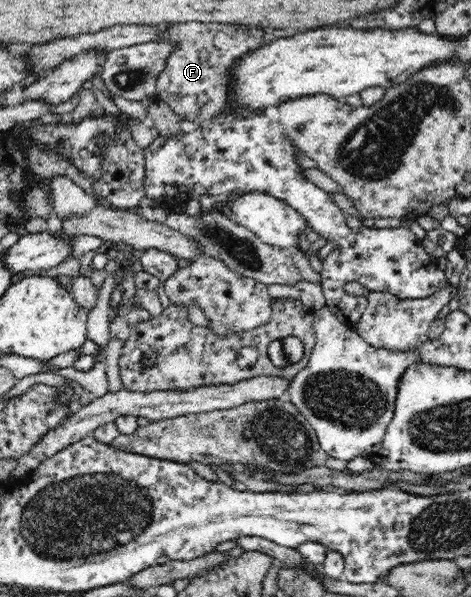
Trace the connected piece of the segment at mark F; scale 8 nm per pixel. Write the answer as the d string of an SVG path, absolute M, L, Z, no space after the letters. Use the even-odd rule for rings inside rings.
M206 22L174 23L168 26L162 40L177 44L177 49L169 56L164 70L158 75L155 96L179 114L182 120L190 120L201 126L212 120L223 118L243 118L242 113L230 114L228 105L228 82L232 64L246 52L260 48L264 32L260 28L246 26L212 26Z

